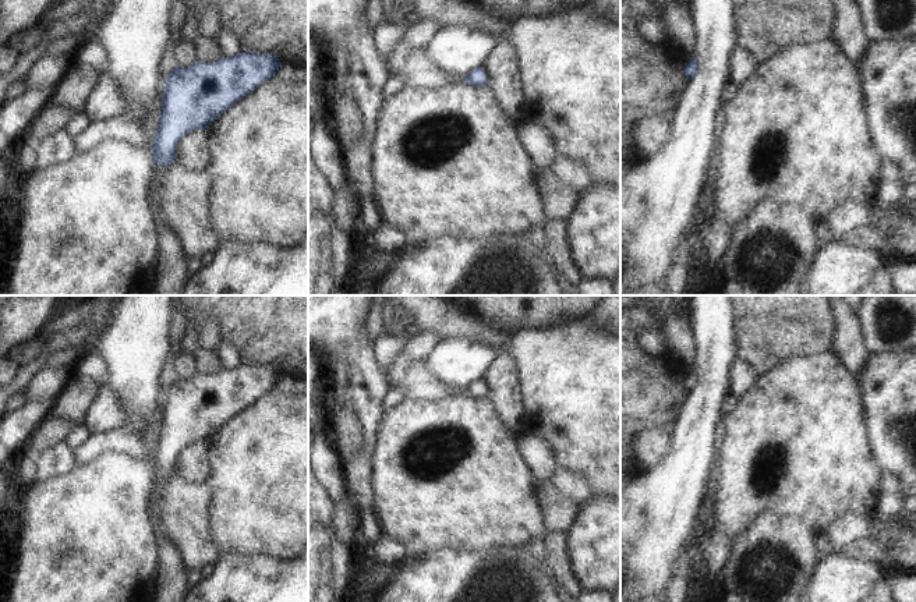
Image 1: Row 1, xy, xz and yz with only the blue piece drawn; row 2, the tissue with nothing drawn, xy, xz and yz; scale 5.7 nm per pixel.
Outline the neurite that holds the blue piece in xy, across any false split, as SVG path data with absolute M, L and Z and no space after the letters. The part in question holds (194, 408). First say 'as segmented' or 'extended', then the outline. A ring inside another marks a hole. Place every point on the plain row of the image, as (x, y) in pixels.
as segmented | M241 364L208 376L176 379L165 393L162 424L151 463L155 478L176 472L176 457L194 442L206 442L231 417L276 386L277 368Z

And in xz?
as segmented | M478 379L473 383L470 383L466 390L463 392L466 396L473 397L473 399L488 399L488 389L482 379Z

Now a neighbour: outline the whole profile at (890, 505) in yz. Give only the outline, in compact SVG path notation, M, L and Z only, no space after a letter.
M883 492L880 496L880 504L878 504L877 513L887 517L898 516L901 511L903 511L905 497L906 495L903 495L902 492L895 495Z

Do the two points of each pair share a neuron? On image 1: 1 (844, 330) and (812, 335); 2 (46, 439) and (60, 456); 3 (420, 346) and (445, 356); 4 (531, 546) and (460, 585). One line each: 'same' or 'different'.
1: different
2: different
3: different
4: different

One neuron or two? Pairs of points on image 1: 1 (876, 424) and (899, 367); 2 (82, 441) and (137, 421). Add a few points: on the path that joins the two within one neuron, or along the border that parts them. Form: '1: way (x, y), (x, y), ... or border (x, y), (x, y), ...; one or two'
1: way (890, 410), (899, 400), (899, 381); one
2: border (123, 425), (135, 435), (144, 450); two

